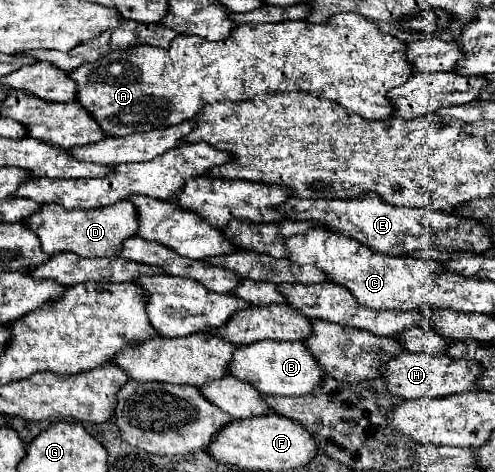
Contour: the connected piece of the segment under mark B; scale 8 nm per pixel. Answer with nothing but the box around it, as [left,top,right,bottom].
[227,341,325,397]

